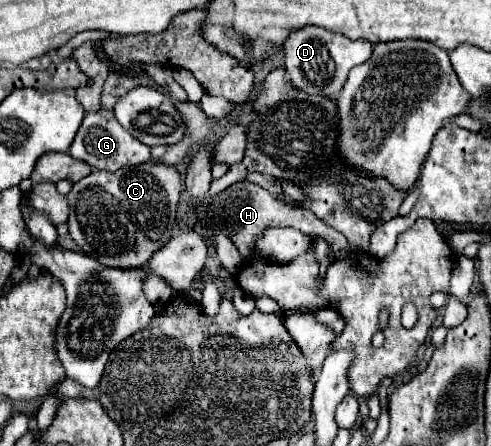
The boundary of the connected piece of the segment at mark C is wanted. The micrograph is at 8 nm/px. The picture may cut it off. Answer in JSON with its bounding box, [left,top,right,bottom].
[68,162,182,268]

